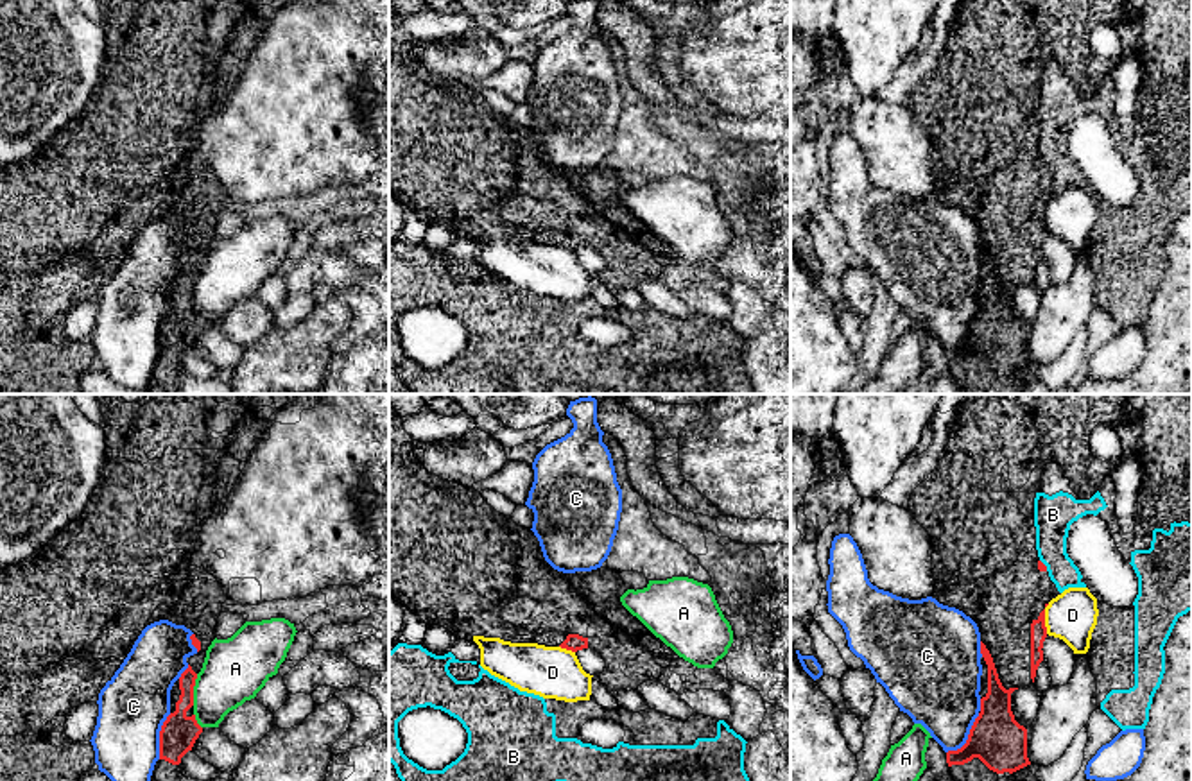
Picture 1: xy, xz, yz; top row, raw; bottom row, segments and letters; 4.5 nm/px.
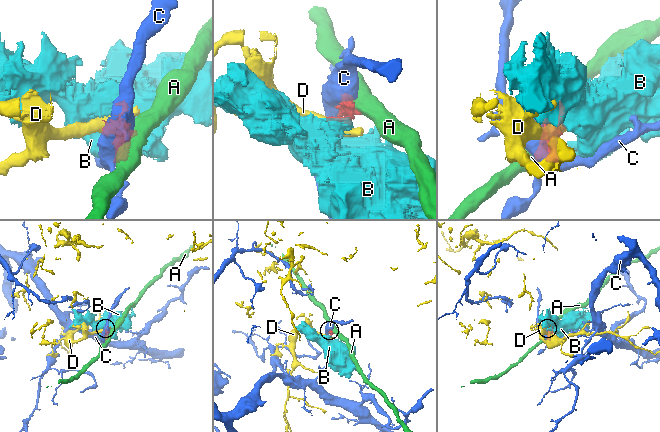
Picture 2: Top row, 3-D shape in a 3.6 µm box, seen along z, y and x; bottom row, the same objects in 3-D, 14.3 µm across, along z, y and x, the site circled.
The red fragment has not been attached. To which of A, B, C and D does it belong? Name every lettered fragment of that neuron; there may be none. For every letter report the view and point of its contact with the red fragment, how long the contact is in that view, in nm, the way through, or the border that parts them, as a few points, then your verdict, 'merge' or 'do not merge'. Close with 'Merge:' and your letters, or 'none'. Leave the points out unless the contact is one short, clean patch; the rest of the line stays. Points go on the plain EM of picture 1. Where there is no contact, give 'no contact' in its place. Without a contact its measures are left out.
A: xy (192, 289) | 150 nm | do not merge
B: yz (1044, 163) | 70 nm | along yz (1040, 158), (1047, 169) | do not merge
C: yz (968, 335) | 240 nm | do not merge
D: yz (1044, 217) | 140 nm | along yz (1049, 203), (1045, 206), (1045, 231) | do not merge
Merge: none

